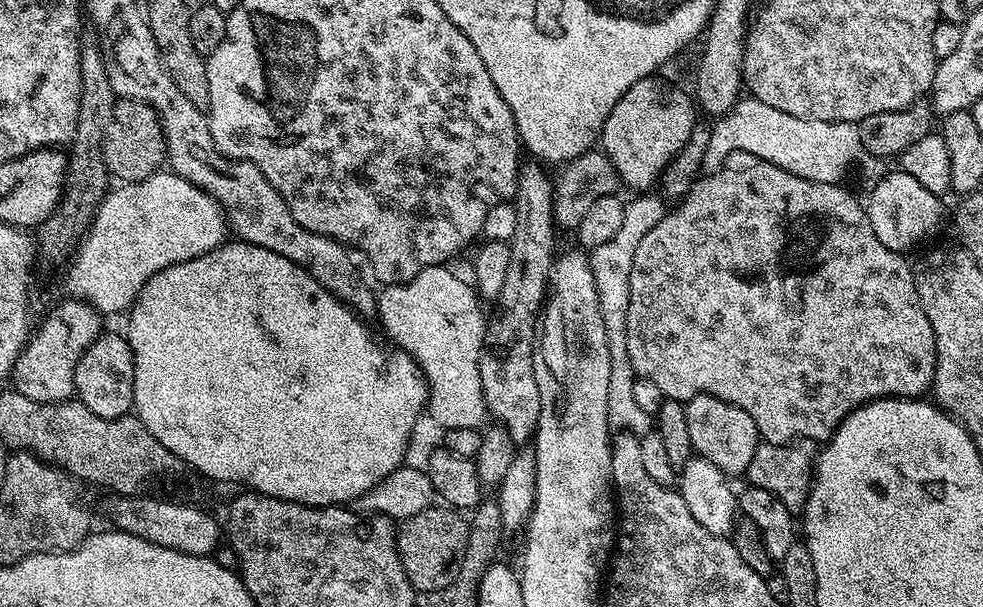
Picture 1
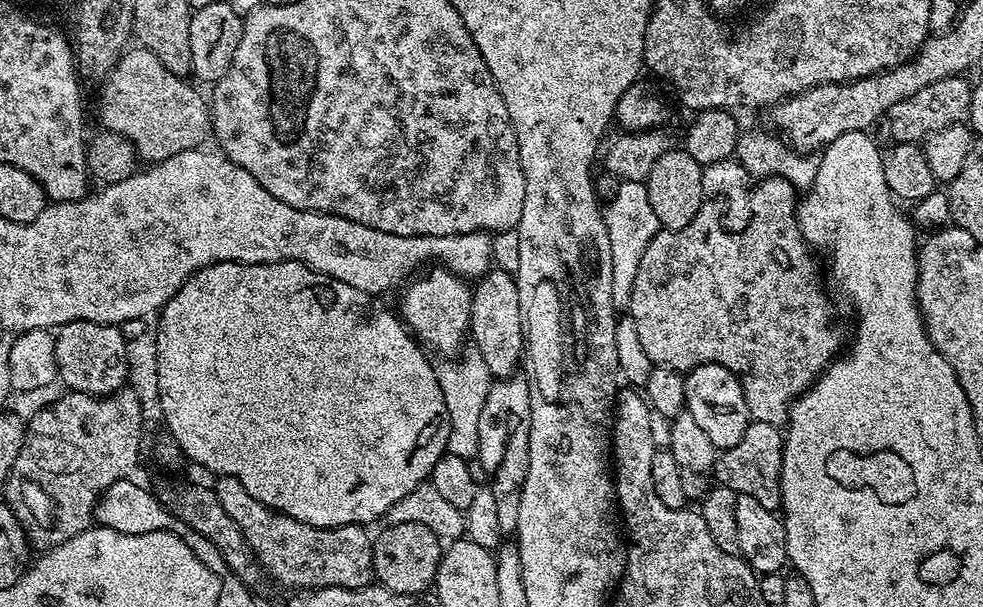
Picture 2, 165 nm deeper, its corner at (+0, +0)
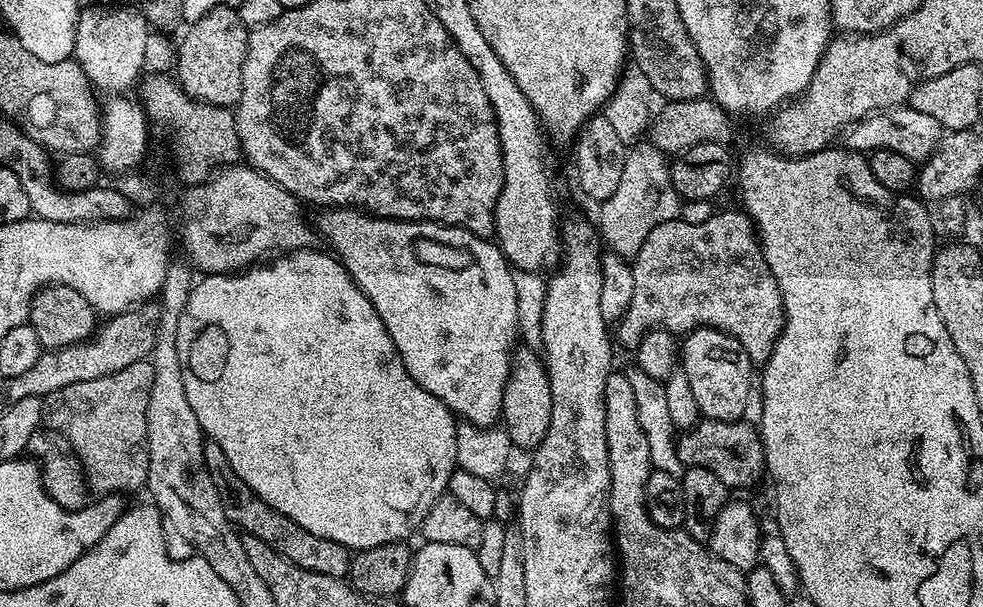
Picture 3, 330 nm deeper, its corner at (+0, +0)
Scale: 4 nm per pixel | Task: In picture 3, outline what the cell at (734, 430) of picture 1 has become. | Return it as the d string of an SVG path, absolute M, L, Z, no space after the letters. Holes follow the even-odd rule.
M696 328L683 337L678 348L678 364L690 381L703 419L730 422L745 415L748 391L754 388L754 365L733 336L717 328Z

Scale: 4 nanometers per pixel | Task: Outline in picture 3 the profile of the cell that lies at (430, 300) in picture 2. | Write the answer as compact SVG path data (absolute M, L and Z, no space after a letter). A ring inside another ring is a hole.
M325 207L321 212L324 213L314 220L315 231L319 235L320 232L324 235L325 242L329 244L327 247L330 249L331 255L335 256L340 265L348 271L352 281L362 290L362 294L366 294L366 298L370 298L374 310L378 310L378 318L382 318L382 326L386 326L410 378L414 378L414 382L418 382L418 386L422 386L430 394L434 394L434 398L441 400L451 410L453 416L461 421L483 428L493 427L501 419L502 394L508 381L510 353L517 343L517 341L515 342L516 327L520 324L520 300L516 297L516 280L512 277L514 272L504 257L504 251L500 245L491 239L467 232L465 228L452 228L449 224L435 224L433 220L391 220L381 216L371 216L368 212L362 212L358 208Z

